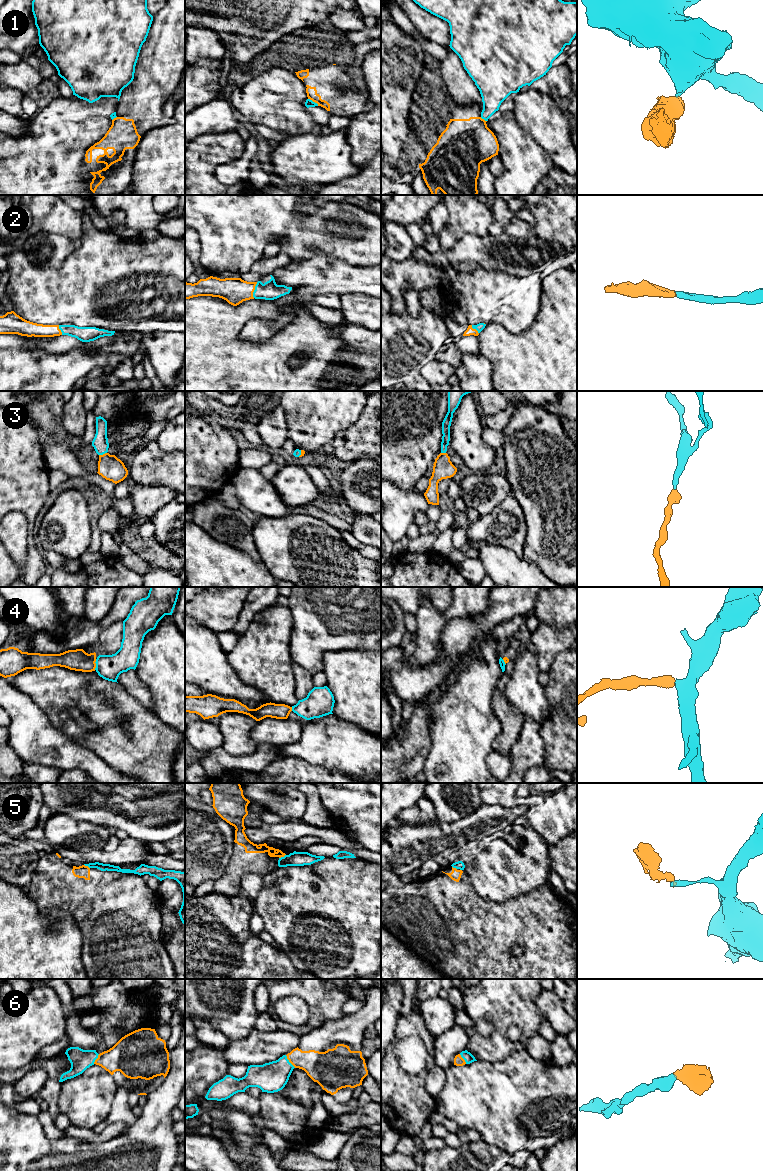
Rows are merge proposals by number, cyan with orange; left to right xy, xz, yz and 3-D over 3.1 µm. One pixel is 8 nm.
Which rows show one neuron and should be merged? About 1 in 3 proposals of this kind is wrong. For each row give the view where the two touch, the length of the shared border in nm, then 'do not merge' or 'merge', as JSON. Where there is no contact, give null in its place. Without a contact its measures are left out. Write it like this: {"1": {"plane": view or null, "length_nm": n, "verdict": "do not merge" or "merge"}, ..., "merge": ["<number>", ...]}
{"1": {"plane": "xz", "length_nm": 110, "verdict": "do not merge"}, "2": {"plane": "xz", "length_nm": 130, "verdict": "merge"}, "3": {"plane": "xy", "length_nm": 70, "verdict": "merge"}, "4": {"plane": "xy", "length_nm": 90, "verdict": "do not merge"}, "5": {"plane": "xz", "length_nm": 70, "verdict": "do not merge"}, "6": {"plane": "xz", "length_nm": 130, "verdict": "merge"}, "merge": ["2", "3", "6"]}

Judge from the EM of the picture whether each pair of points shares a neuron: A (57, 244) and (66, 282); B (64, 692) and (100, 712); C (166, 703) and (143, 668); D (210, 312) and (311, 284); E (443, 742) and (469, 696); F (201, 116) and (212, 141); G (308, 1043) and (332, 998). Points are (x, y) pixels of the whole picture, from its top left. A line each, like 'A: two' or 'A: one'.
A: two
B: one
C: one
D: two
E: one
F: two
G: two

